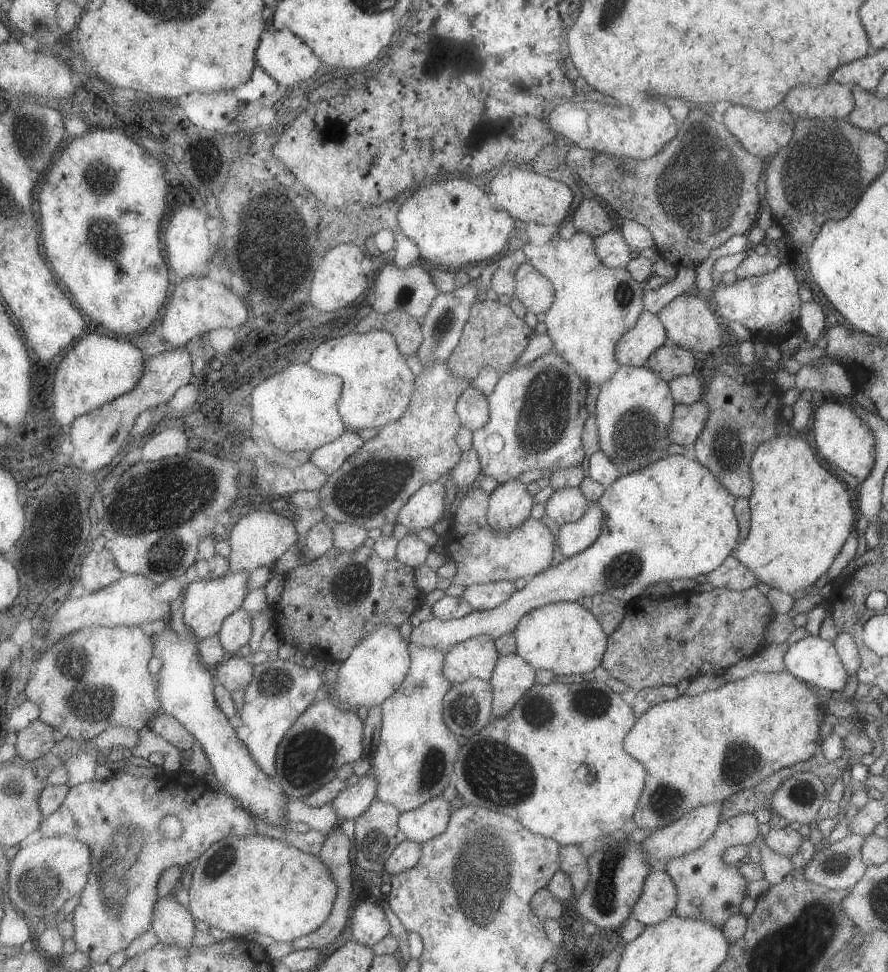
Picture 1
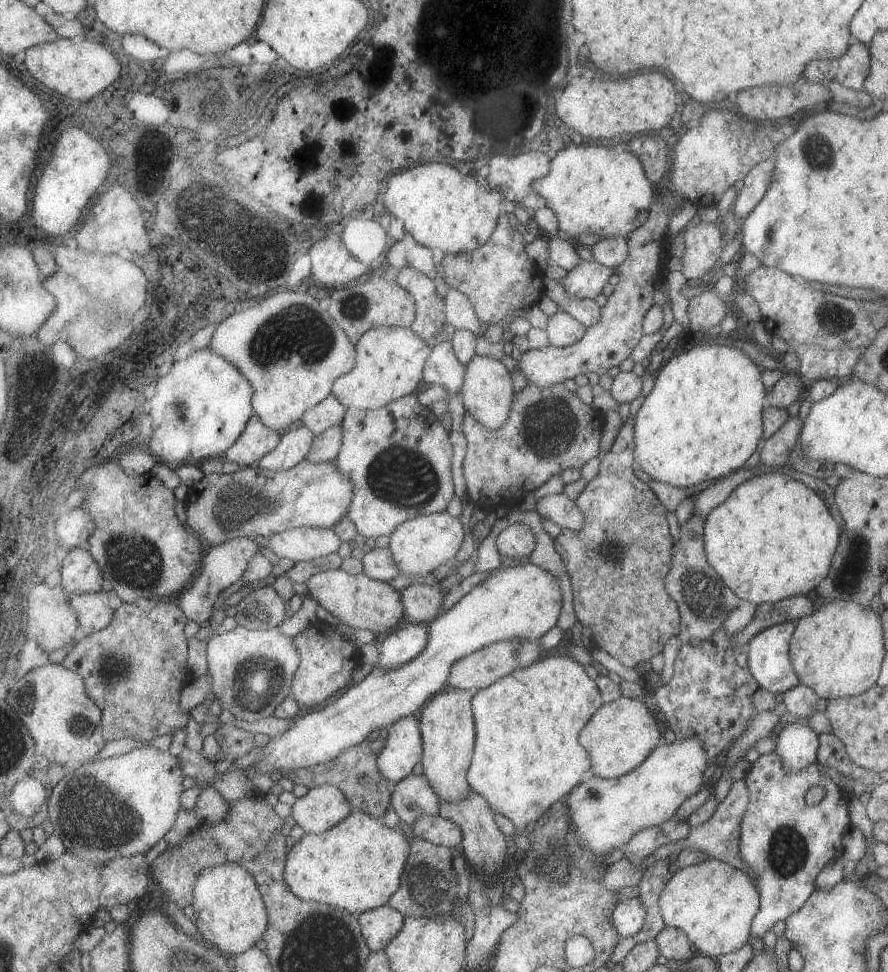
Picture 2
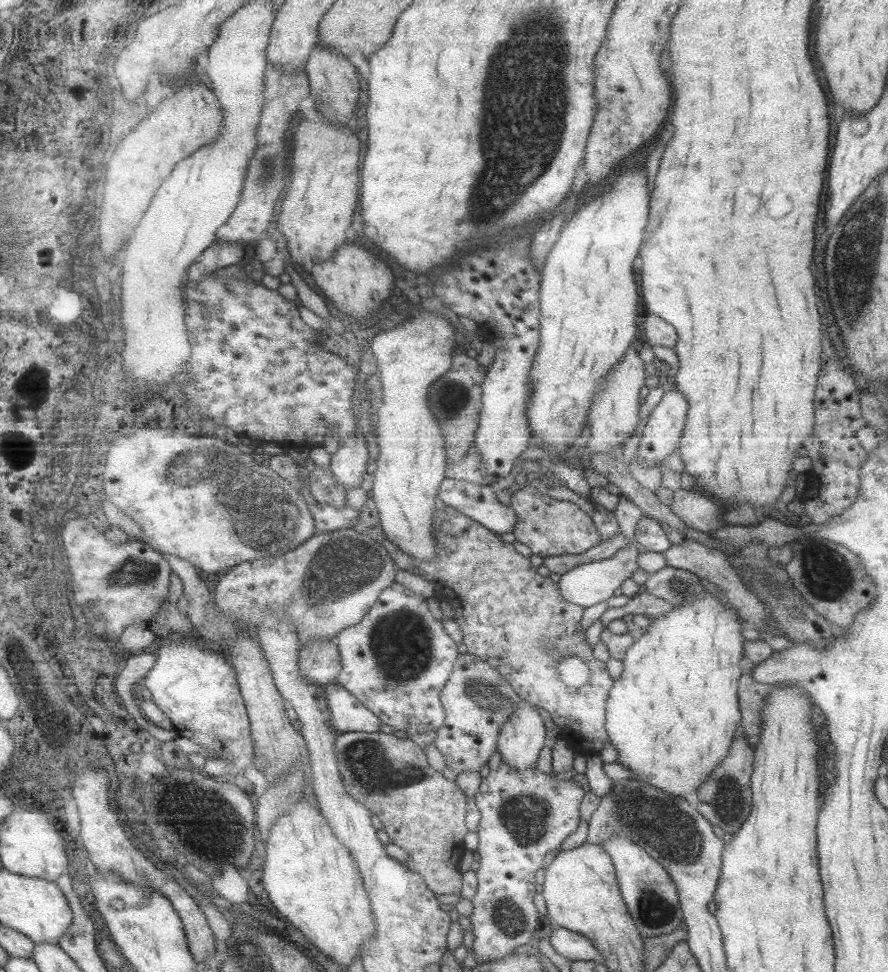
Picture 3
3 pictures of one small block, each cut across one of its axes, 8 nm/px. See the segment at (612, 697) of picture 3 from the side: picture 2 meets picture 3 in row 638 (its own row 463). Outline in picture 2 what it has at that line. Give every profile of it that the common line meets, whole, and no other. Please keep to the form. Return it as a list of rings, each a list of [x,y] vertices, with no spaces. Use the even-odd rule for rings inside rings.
[[[710,339],[687,352],[667,355],[656,372],[654,387],[644,396],[634,417],[632,454],[635,464],[652,480],[683,489],[739,469],[761,438],[762,412],[767,404],[760,374],[761,369],[747,354],[716,345]]]

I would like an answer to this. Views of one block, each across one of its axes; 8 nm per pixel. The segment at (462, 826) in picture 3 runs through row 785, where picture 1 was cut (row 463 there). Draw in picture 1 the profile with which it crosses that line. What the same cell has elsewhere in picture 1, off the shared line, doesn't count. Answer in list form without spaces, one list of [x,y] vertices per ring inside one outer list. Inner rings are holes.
[[[441,360],[429,364],[427,368],[422,368],[424,371],[416,378],[415,394],[413,394],[413,402],[409,404],[409,410],[397,422],[378,428],[378,434],[365,441],[365,446],[357,454],[353,454],[337,472],[328,476],[329,482],[318,490],[321,494],[322,512],[337,523],[361,524],[368,530],[381,528],[385,524],[397,524],[399,513],[405,508],[405,504],[423,486],[439,480],[443,474],[453,472],[459,466],[463,458],[463,450],[459,446],[457,436],[463,424],[458,412],[458,404],[465,390],[472,387],[471,381],[449,372],[447,362]]]

